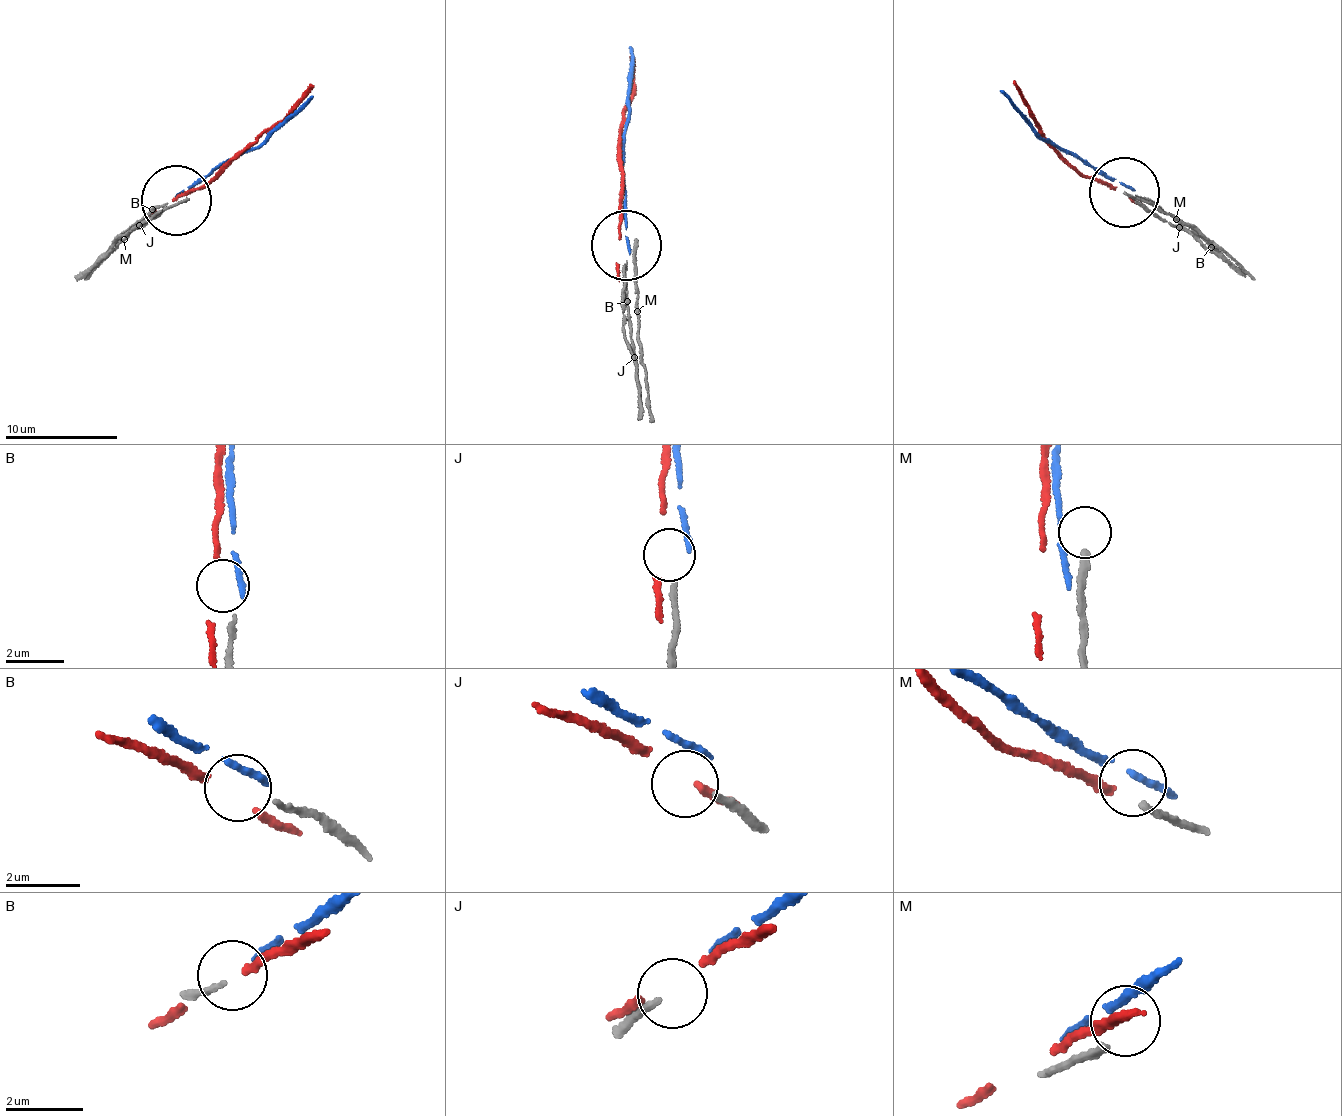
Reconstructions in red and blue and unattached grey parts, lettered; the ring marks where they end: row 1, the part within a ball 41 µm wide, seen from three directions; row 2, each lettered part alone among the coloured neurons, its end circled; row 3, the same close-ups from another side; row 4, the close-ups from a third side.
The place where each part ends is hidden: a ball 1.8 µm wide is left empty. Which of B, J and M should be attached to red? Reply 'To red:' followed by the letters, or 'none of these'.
To red: none of these

